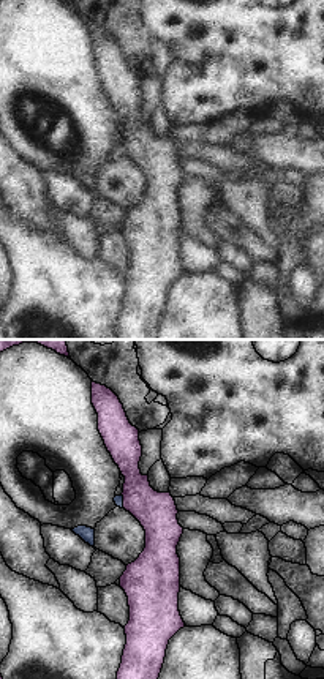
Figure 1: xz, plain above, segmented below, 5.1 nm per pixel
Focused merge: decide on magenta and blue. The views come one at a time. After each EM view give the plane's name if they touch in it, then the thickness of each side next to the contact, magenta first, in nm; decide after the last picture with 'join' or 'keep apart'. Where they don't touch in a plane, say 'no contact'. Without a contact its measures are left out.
meets magenta in xz; 200 nm thick on the magenta side, 50 nm on the other

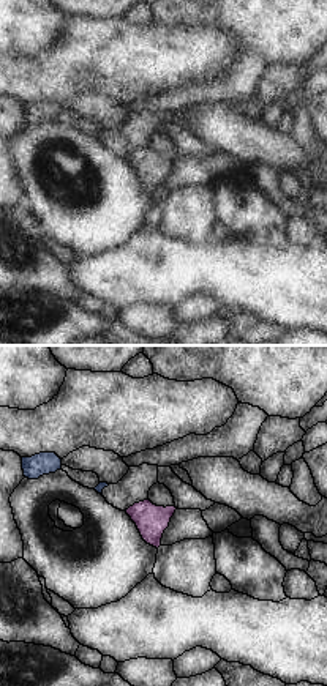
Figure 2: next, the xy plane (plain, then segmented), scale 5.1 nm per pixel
no contact

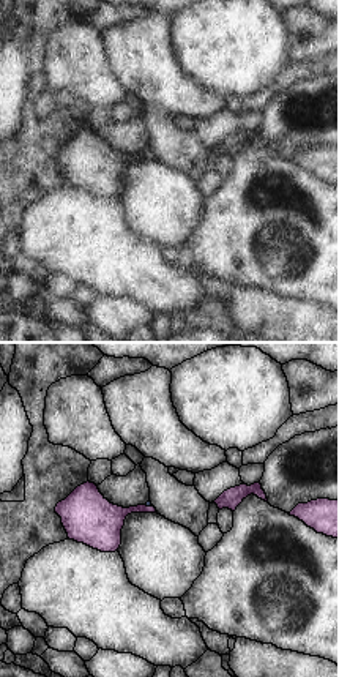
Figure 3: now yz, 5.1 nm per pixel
meets magenta in yz; 200 nm thick on the magenta side, 30 nm on the other

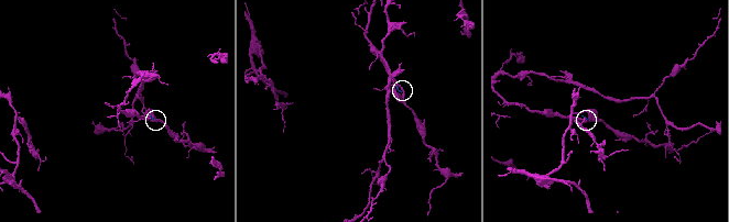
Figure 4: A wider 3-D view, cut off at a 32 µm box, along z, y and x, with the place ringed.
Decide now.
keep apart

